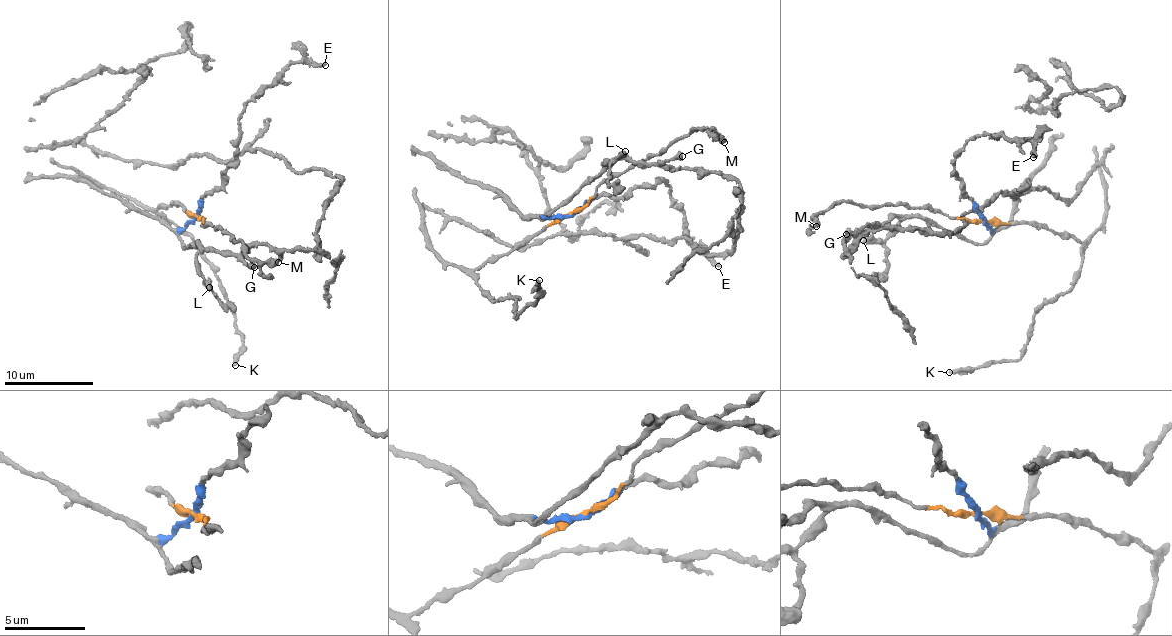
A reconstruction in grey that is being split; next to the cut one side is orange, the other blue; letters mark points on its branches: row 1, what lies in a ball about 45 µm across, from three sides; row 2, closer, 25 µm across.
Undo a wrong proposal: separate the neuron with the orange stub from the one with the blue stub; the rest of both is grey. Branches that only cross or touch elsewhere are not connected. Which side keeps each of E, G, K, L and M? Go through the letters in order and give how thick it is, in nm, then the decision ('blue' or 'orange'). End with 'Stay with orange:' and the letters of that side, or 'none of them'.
E: calibre 340 nm; blue
G: calibre 500 nm; blue
K: calibre 340 nm; orange
L: calibre 480 nm; blue
M: calibre 600 nm; orange
Stay with orange: K, M

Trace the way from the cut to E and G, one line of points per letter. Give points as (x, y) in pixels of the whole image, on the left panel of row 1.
E: (196, 216), (201, 200), (221, 185), (221, 171), (237, 160), (237, 140), (244, 108), (294, 63), (325, 65)
G: (196, 216), (180, 237), (185, 249), (200, 243), (203, 249), (243, 257), (255, 268)

